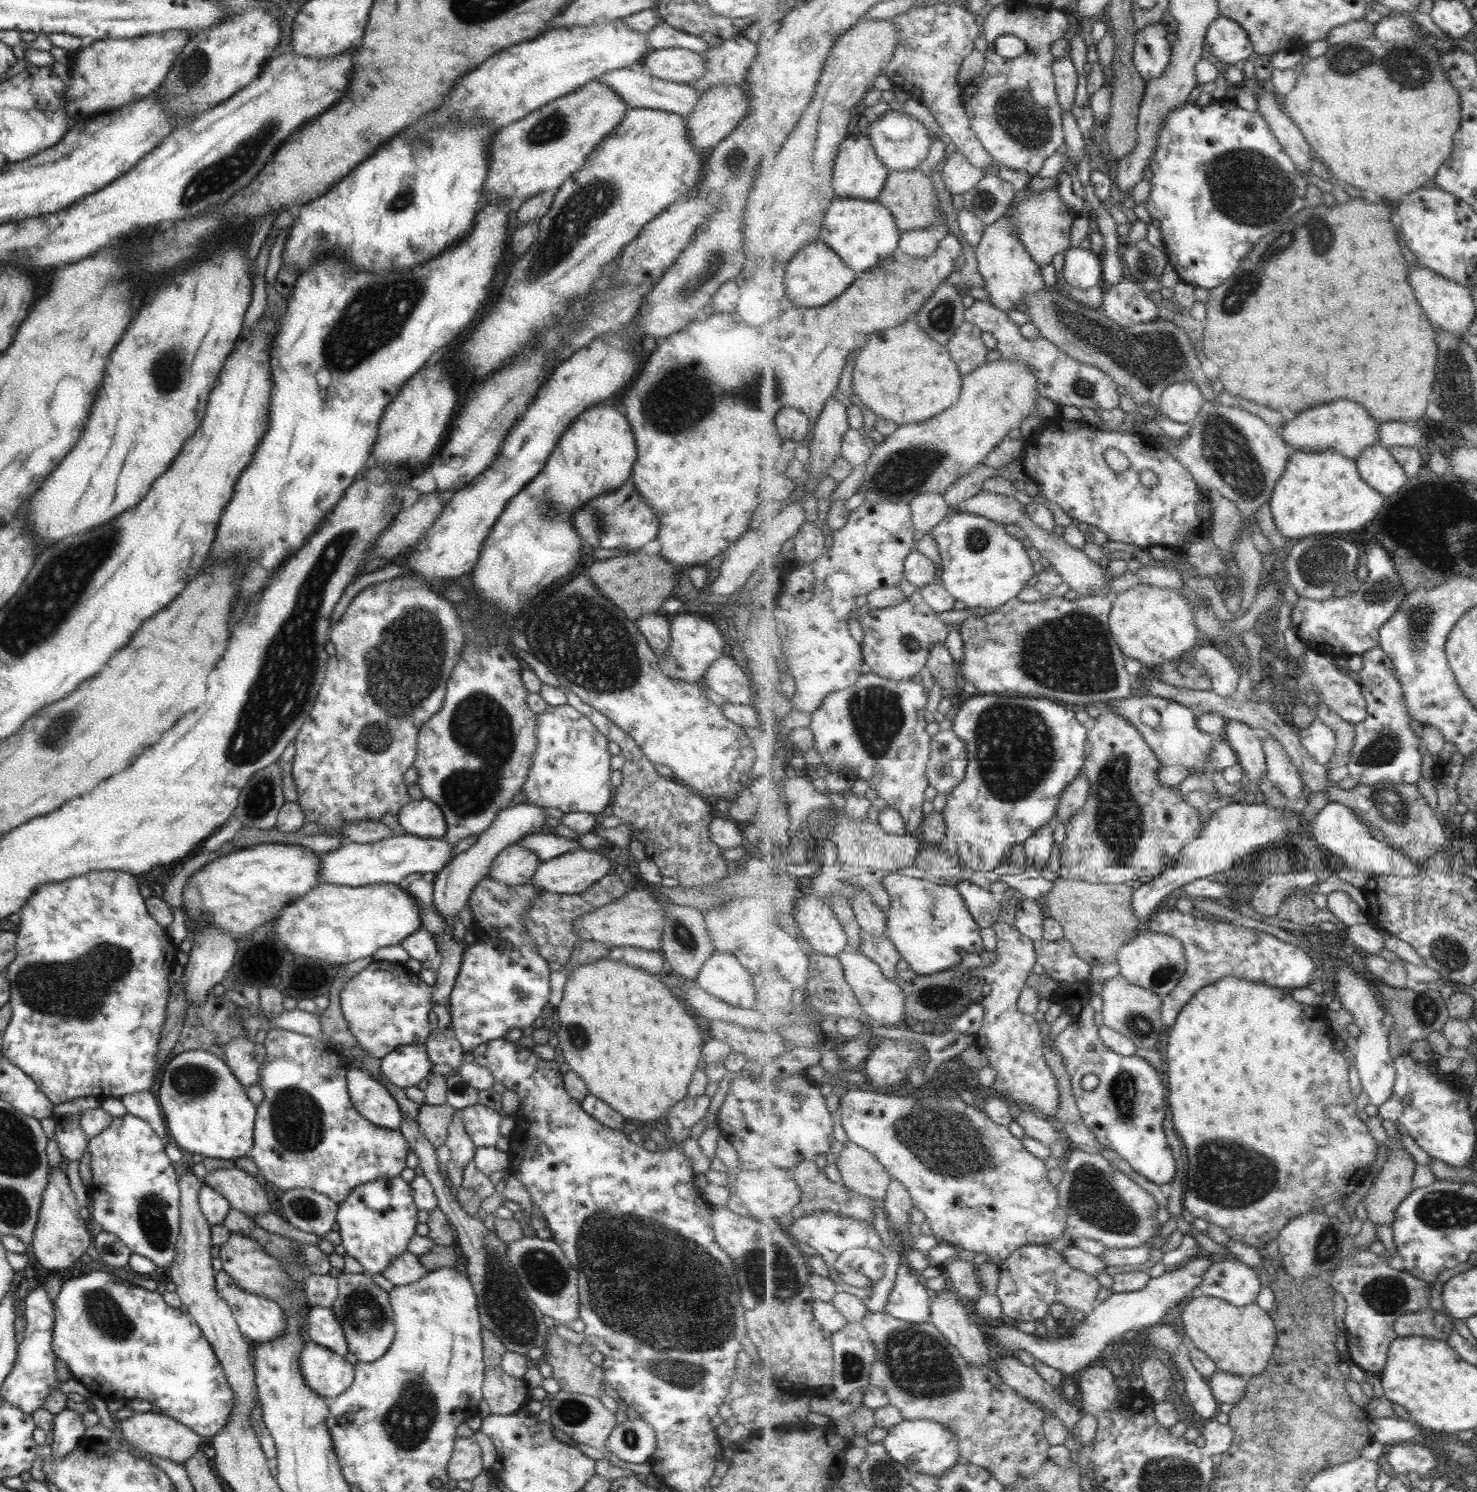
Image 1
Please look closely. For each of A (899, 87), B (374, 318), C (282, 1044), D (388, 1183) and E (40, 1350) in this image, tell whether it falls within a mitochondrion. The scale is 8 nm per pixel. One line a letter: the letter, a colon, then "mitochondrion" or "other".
A: other
B: mitochondrion
C: other
D: other
E: other

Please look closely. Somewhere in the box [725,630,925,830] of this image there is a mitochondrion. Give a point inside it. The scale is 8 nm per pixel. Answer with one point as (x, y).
(876, 711)

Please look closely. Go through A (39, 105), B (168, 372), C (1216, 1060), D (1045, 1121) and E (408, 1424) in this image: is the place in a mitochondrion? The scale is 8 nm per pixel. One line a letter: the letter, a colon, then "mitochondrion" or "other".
A: mitochondrion
B: mitochondrion
C: other
D: other
E: mitochondrion

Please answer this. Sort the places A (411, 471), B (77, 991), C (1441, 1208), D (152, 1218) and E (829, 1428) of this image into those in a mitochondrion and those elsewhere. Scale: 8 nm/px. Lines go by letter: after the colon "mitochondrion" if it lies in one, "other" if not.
A: other
B: mitochondrion
C: mitochondrion
D: mitochondrion
E: other

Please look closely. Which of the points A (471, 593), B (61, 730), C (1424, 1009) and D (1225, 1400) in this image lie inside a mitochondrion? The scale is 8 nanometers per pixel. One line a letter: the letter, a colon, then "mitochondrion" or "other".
A: other
B: mitochondrion
C: mitochondrion
D: other

